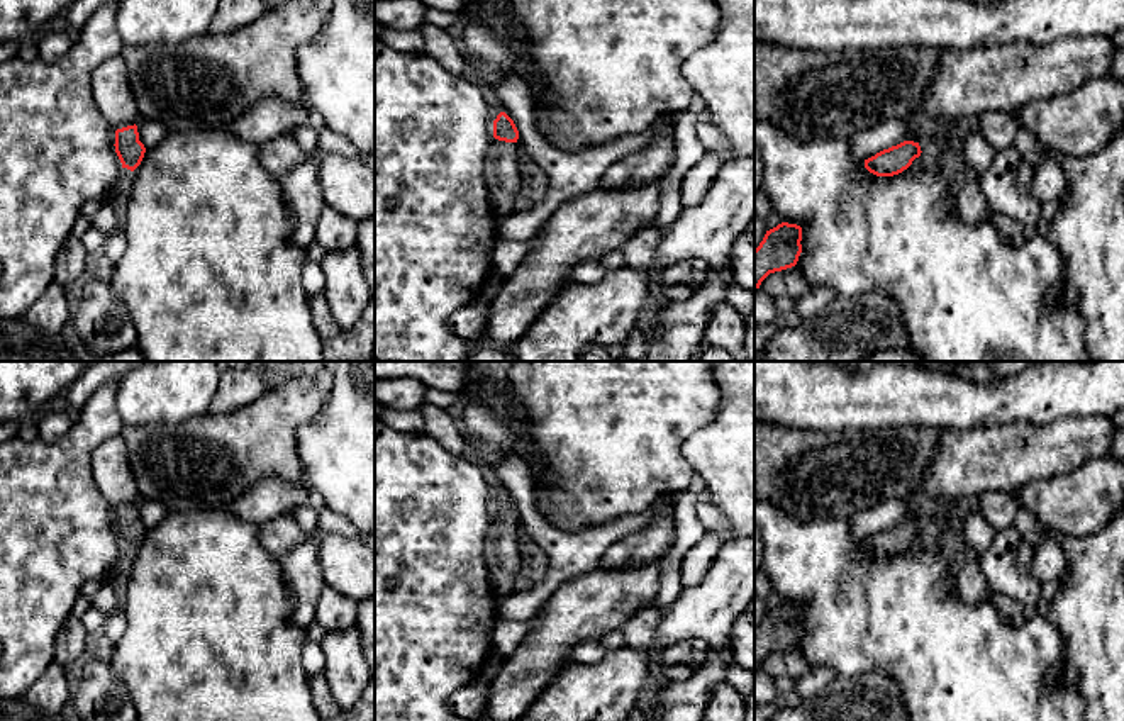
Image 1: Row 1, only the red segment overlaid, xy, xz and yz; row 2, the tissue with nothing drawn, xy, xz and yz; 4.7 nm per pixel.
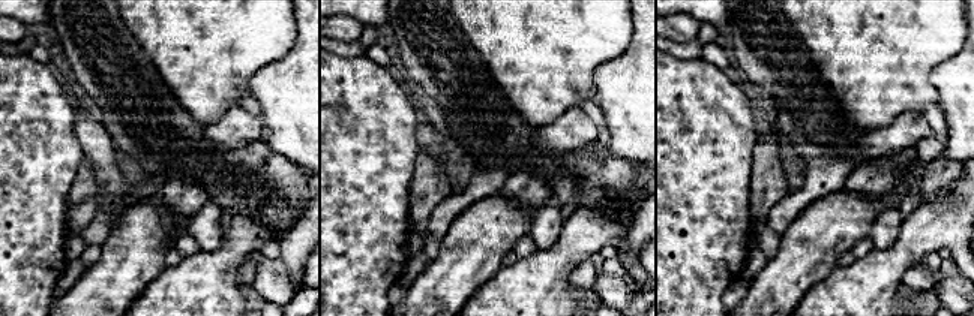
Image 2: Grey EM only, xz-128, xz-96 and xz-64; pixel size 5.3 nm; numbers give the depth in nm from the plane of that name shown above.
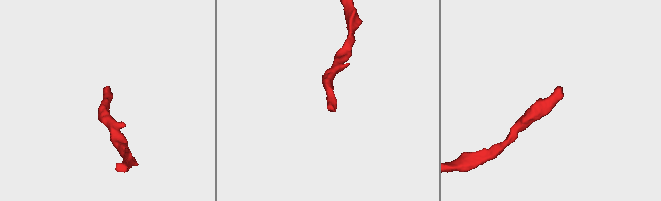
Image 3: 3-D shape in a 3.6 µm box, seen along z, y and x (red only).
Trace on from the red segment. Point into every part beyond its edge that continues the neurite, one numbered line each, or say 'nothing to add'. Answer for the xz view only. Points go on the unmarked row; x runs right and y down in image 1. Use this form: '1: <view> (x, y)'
1: xz (504, 547)

